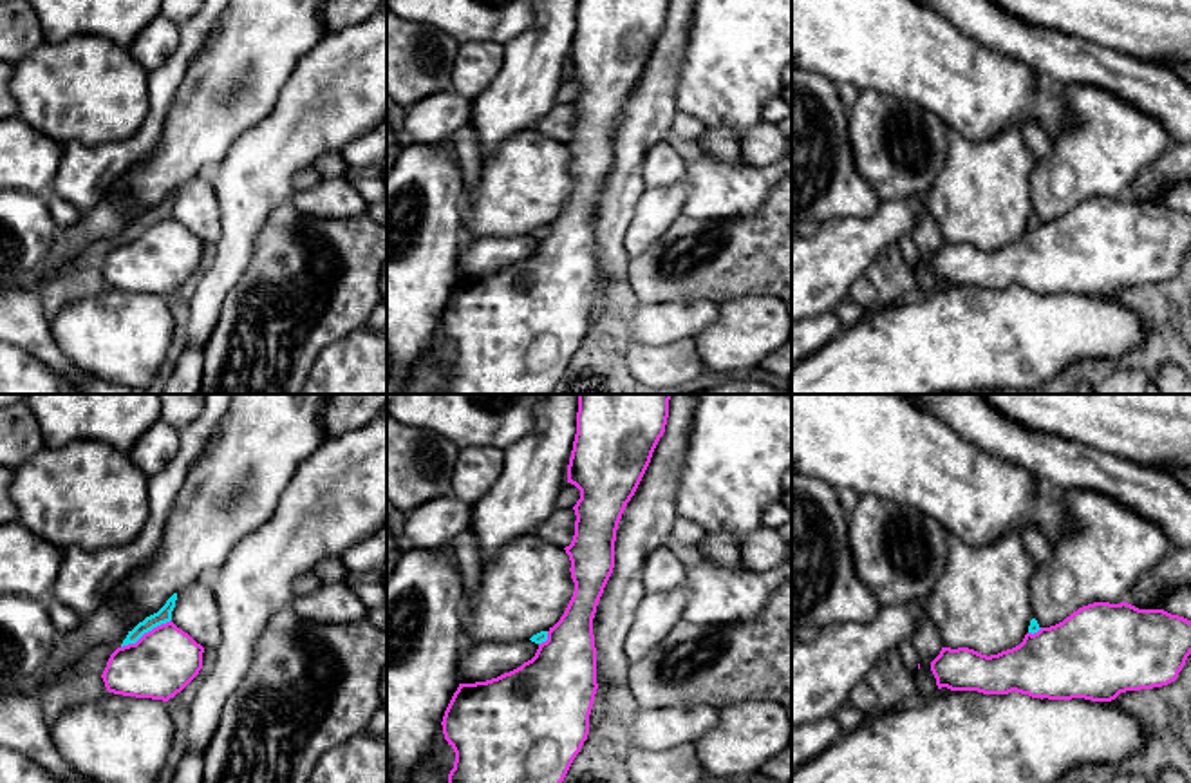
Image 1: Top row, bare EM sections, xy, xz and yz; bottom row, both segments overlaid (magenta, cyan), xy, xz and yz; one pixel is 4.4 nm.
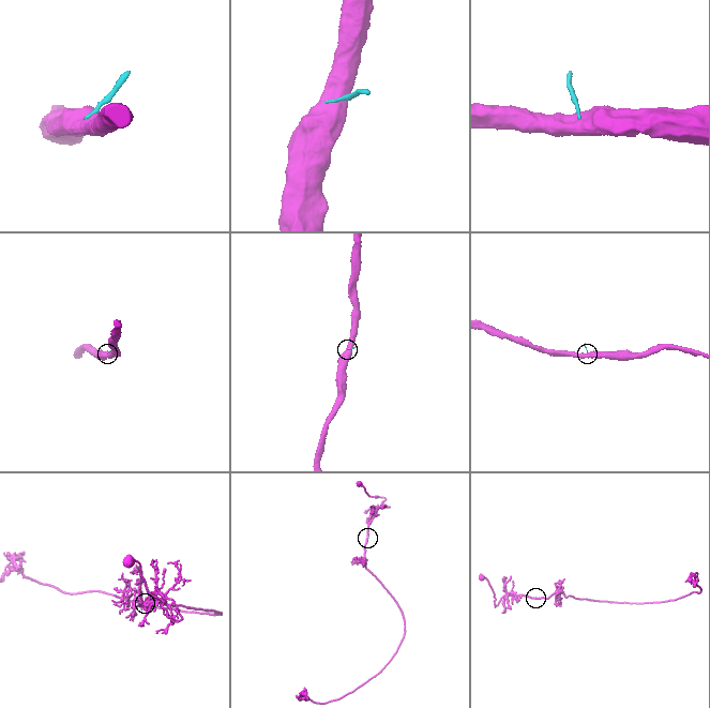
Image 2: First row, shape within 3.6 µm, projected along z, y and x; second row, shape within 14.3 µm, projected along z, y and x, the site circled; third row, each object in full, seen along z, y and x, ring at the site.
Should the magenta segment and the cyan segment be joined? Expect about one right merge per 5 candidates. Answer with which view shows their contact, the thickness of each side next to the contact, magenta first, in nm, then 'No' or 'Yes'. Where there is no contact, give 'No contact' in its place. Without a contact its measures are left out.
Touches magenta in xy. Thickness 300 nm (magenta) against 70 nm. No

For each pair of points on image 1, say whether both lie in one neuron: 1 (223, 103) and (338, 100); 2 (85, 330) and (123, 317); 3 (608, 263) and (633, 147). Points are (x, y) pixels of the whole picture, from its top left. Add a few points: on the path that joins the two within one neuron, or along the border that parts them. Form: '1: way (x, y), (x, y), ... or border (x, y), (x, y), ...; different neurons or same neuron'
1: border (295, 64), (277, 103), (244, 131); different neurons
2: way (94, 330), (111, 330), (114, 326); same neuron
3: way (609, 234), (609, 221), (626, 176); same neuron

